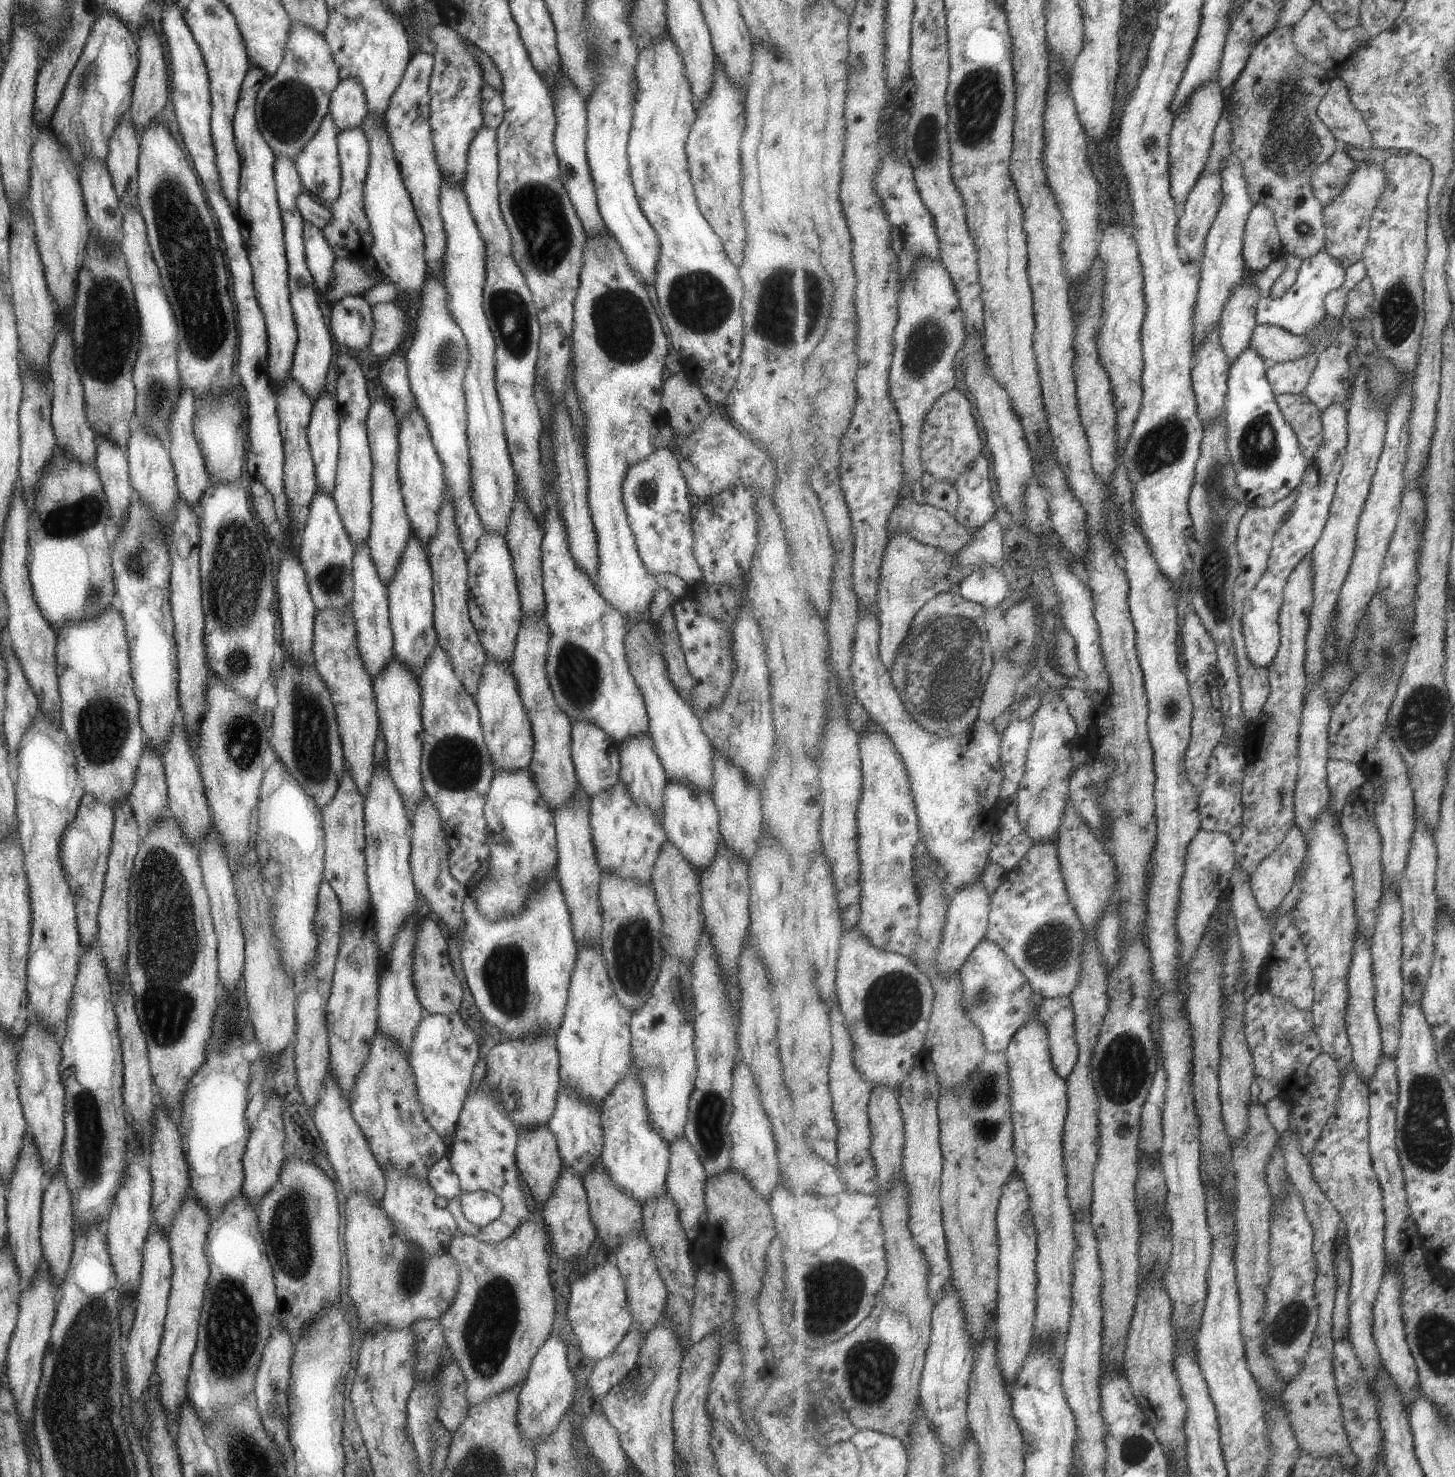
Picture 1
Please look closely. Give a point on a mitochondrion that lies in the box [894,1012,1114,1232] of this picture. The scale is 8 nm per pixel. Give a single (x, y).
(985, 1093)

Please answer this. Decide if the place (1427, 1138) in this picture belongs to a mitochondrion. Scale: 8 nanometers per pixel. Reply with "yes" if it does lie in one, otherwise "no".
yes

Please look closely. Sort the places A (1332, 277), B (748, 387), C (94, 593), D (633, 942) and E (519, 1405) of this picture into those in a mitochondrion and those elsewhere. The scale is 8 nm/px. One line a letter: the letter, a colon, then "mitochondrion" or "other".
A: other
B: other
C: mitochondrion
D: mitochondrion
E: other

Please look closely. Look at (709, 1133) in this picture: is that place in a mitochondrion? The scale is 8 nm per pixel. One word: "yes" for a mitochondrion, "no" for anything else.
yes

